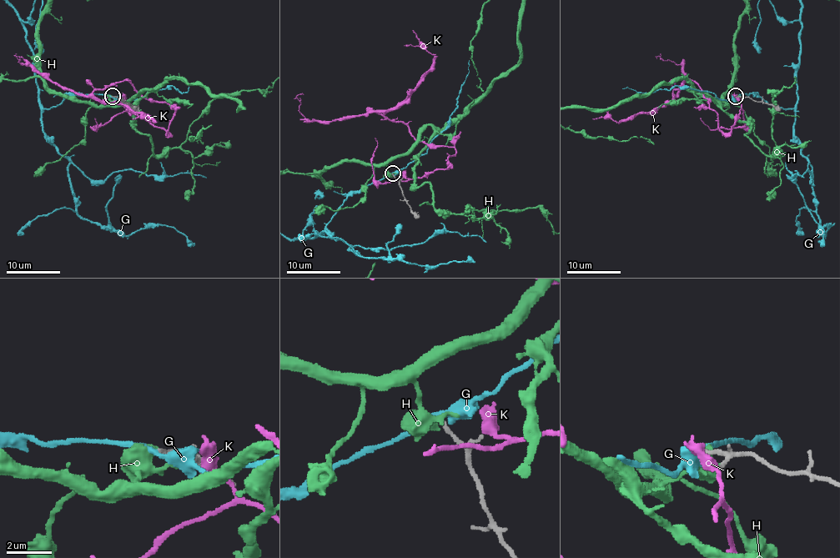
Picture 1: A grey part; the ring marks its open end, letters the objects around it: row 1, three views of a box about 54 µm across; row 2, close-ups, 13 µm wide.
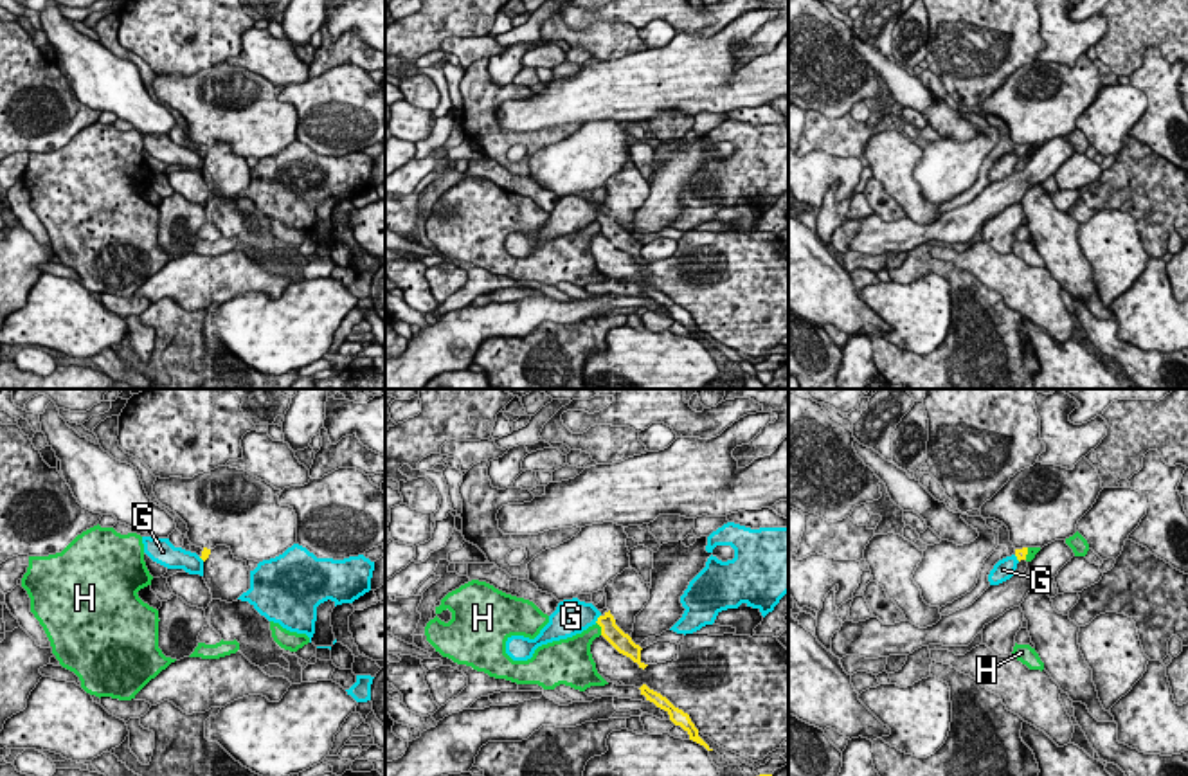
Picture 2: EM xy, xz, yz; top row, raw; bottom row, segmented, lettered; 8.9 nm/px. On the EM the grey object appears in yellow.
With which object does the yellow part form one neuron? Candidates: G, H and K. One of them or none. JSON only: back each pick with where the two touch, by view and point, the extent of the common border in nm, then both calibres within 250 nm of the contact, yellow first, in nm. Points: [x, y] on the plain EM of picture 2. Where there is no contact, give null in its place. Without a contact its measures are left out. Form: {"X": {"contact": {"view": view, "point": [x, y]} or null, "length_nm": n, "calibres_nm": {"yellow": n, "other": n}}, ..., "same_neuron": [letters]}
{"same_neuron": []}

